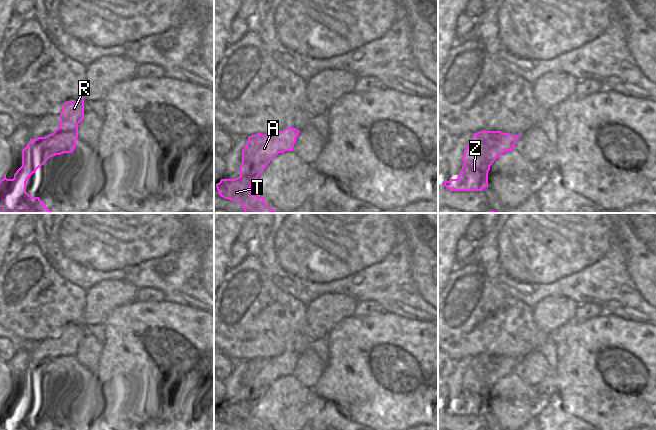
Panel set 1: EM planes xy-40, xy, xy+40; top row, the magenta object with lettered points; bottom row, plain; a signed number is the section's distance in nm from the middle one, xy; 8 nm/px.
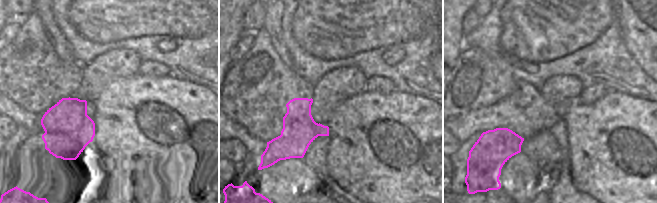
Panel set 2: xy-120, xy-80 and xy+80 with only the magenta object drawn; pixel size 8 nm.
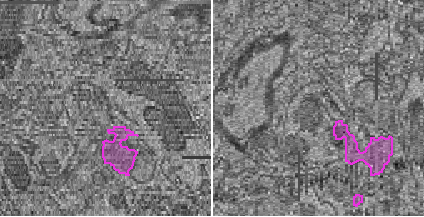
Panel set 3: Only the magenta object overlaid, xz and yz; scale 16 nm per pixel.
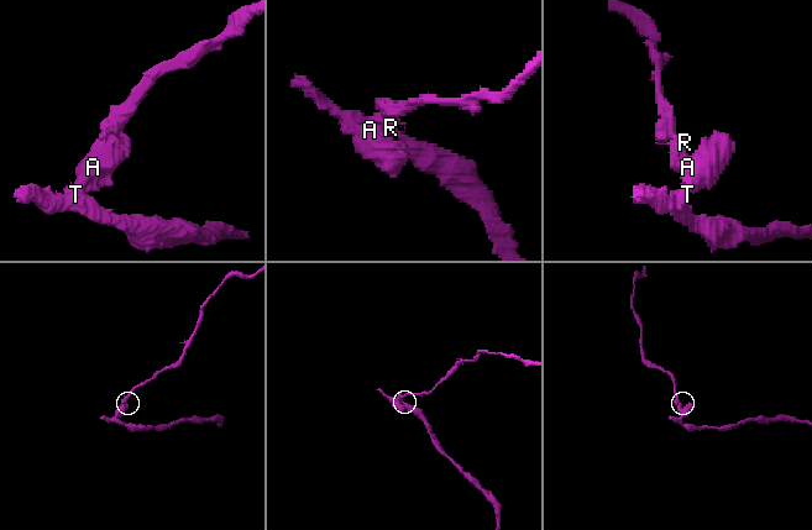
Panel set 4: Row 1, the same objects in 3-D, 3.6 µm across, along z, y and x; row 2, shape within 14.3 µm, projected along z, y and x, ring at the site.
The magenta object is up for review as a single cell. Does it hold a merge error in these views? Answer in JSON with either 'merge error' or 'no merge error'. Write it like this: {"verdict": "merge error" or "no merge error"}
{"verdict": "merge error"}

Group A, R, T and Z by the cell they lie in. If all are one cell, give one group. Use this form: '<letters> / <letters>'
A T Z / R

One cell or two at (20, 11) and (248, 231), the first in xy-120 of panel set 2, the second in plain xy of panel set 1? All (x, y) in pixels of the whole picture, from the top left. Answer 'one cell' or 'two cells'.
one cell

